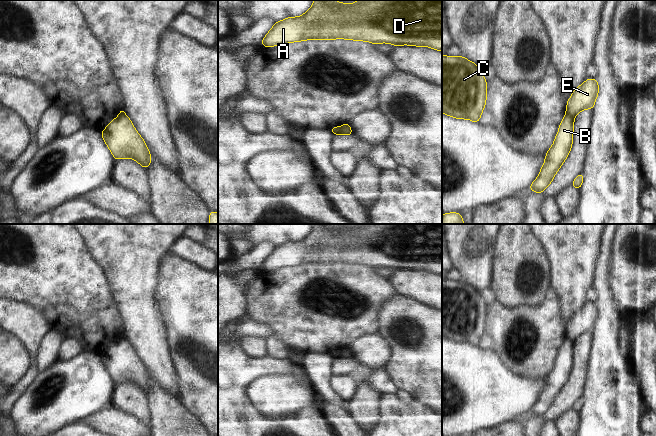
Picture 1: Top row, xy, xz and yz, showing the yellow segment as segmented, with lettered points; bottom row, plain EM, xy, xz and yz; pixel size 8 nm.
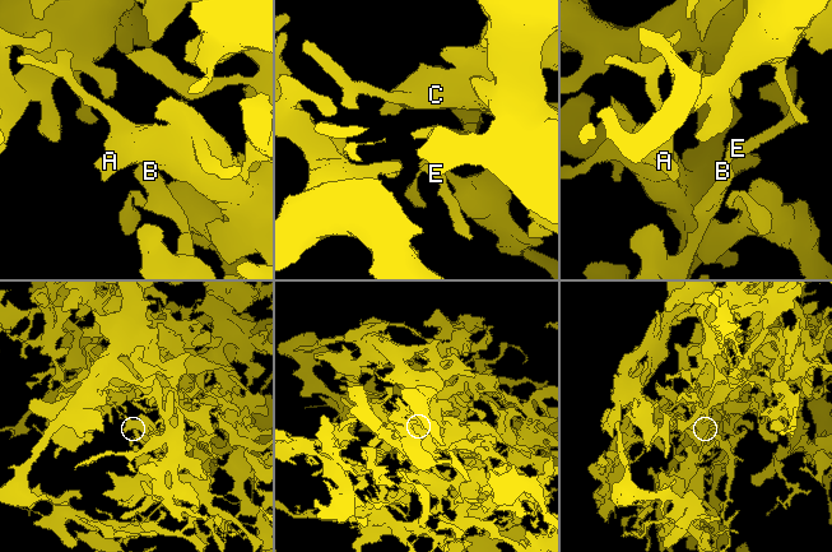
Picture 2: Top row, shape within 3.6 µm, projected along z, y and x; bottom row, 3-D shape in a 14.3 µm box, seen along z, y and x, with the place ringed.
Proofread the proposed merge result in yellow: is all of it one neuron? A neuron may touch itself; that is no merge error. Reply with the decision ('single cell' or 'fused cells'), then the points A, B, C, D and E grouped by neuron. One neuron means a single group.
fused cells; A B C D / E

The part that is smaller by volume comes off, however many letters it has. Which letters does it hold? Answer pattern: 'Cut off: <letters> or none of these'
Cut off: E

